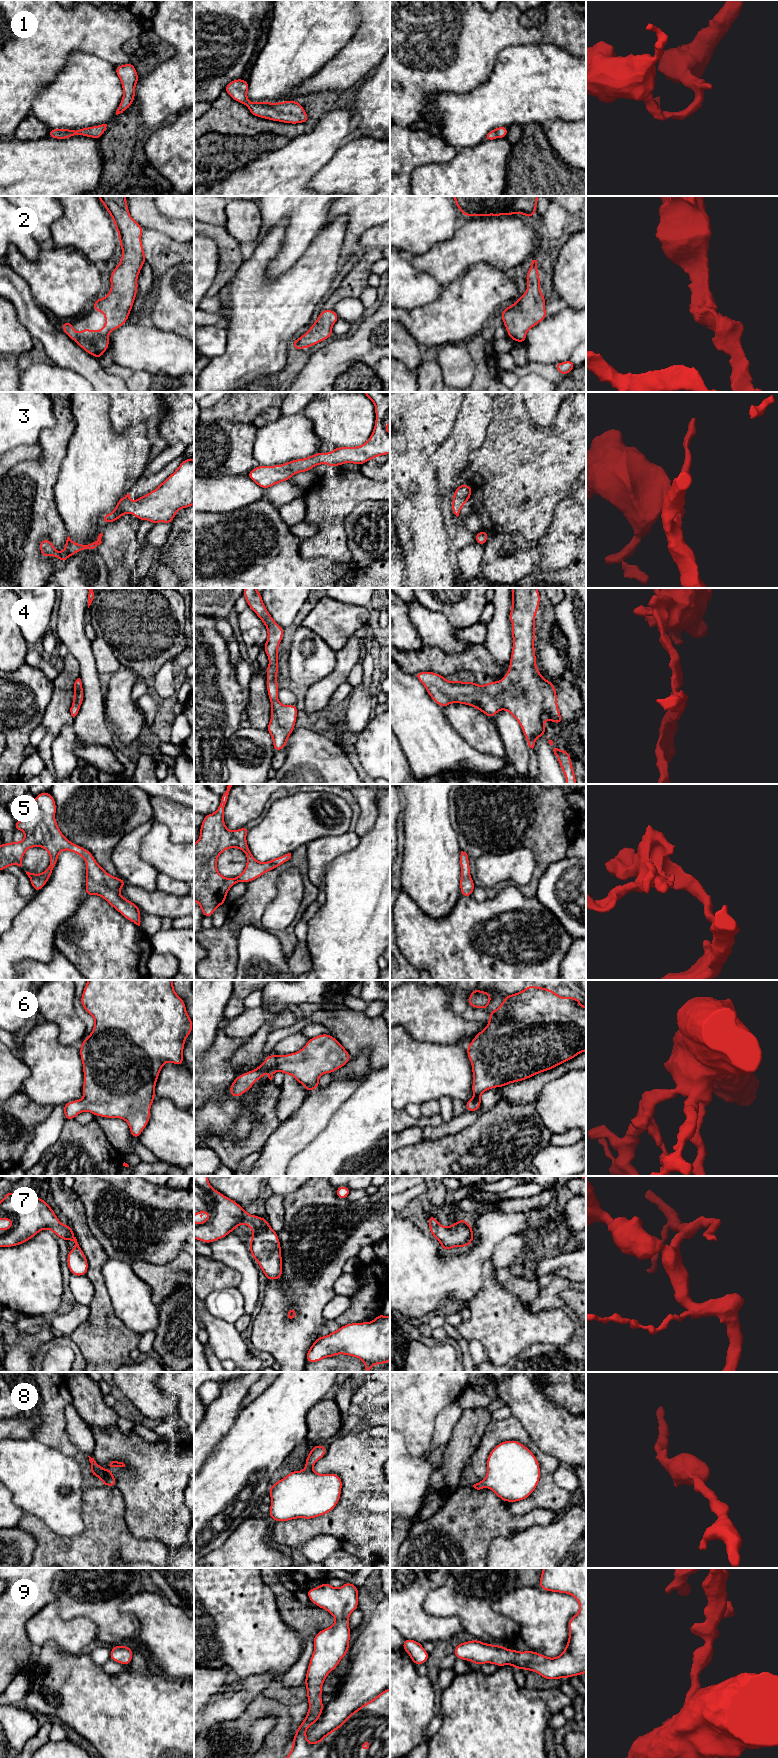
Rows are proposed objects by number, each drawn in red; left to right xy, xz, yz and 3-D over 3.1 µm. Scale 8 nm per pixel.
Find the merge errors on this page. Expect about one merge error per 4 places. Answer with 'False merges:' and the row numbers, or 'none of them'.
False merges: none of them

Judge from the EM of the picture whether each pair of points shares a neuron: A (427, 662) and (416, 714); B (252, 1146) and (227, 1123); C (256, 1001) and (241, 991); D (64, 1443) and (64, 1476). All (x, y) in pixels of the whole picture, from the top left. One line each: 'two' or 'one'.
A: two
B: two
C: two
D: two

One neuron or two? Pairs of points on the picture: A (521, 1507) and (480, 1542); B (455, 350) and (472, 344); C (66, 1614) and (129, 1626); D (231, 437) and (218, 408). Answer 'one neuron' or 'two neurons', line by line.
A: two neurons
B: two neurons
C: one neuron
D: two neurons

